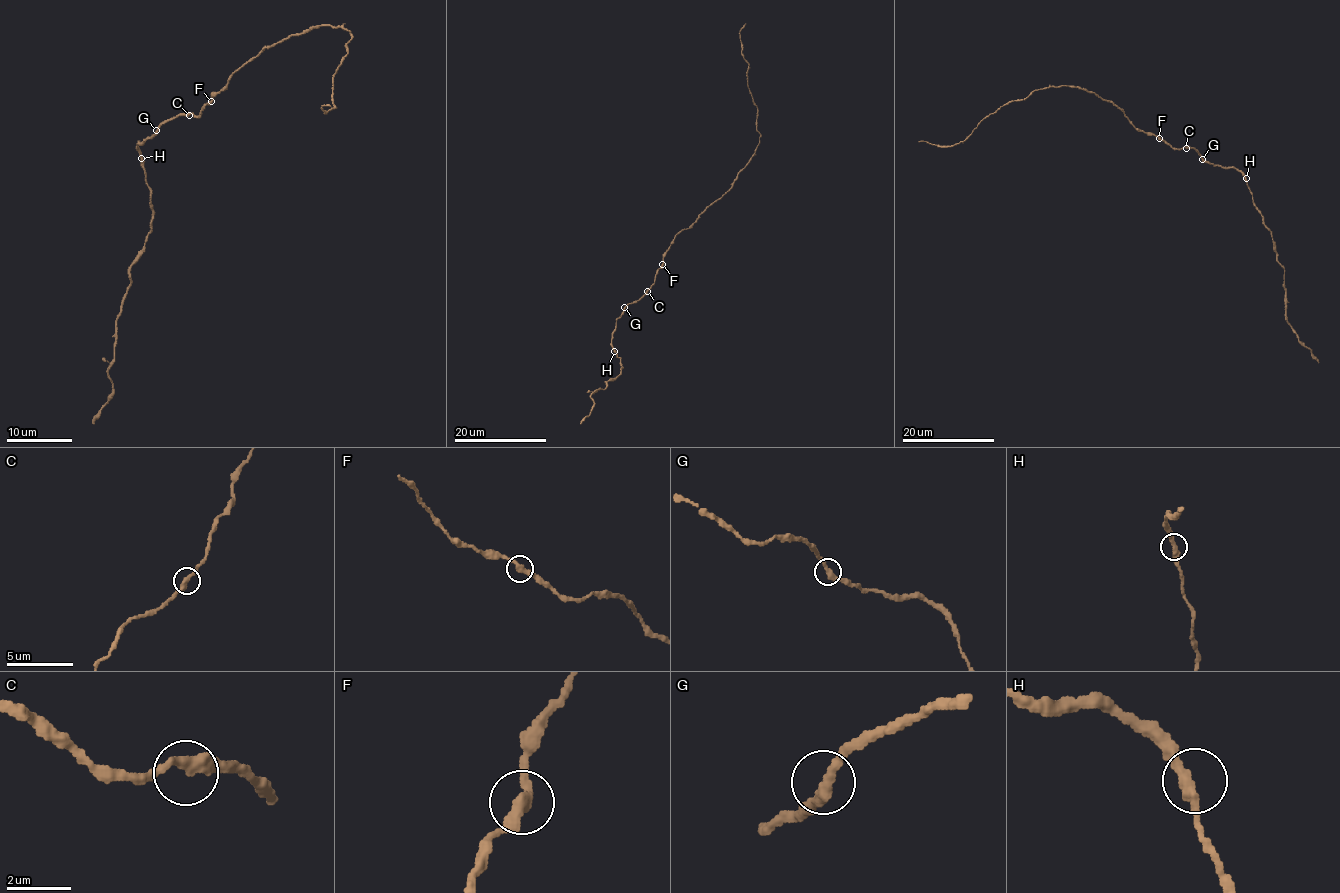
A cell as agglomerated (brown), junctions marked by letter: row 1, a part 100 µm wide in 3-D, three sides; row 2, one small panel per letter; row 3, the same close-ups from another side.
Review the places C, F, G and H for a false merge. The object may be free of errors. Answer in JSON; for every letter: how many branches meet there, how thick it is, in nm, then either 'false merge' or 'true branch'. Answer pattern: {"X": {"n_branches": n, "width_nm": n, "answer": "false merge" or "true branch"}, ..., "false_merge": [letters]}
{"C": {"n_branches": 2, "width_nm": 360, "answer": "true branch"}, "F": {"n_branches": 2, "width_nm": 360, "answer": "true branch"}, "G": {"n_branches": 2, "width_nm": 340, "answer": "true branch"}, "H": {"n_branches": 2, "width_nm": 360, "answer": "true branch"}, "false_merge": []}

